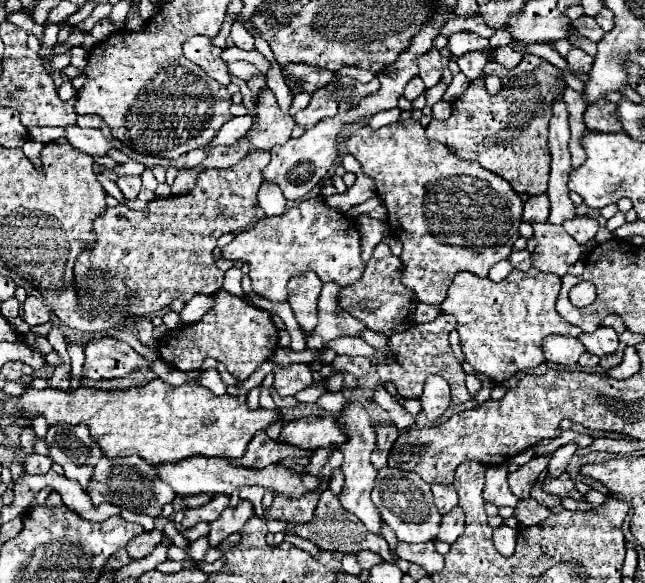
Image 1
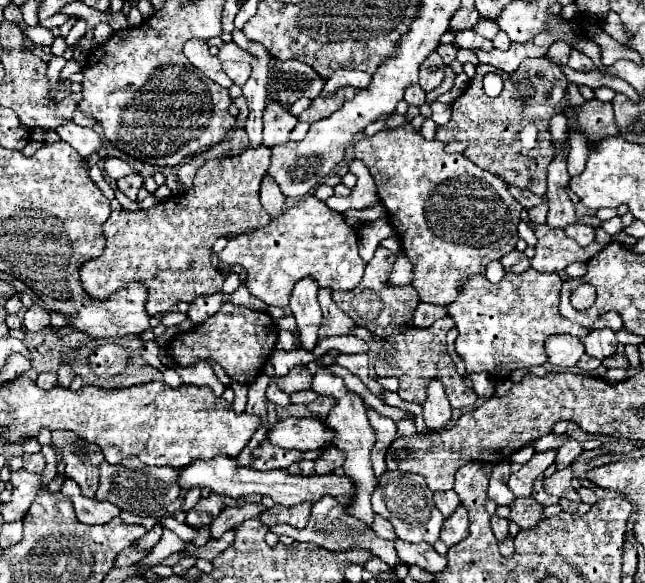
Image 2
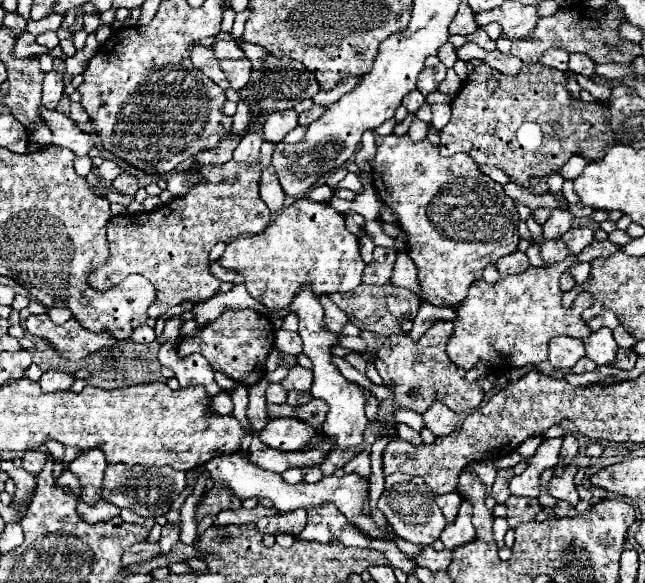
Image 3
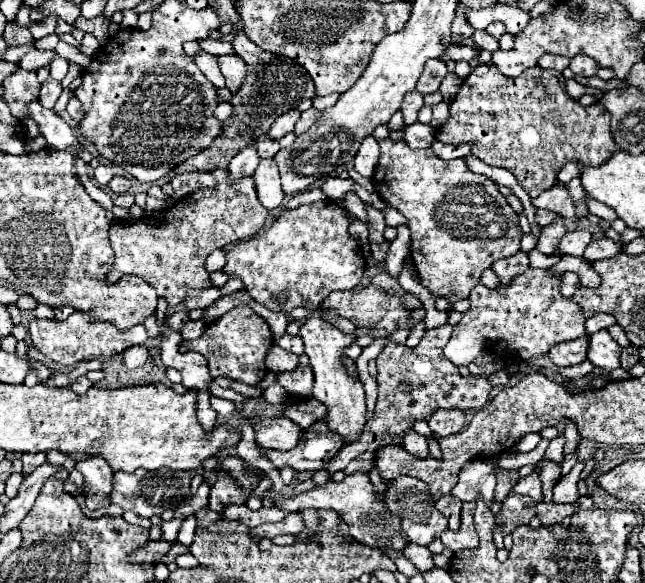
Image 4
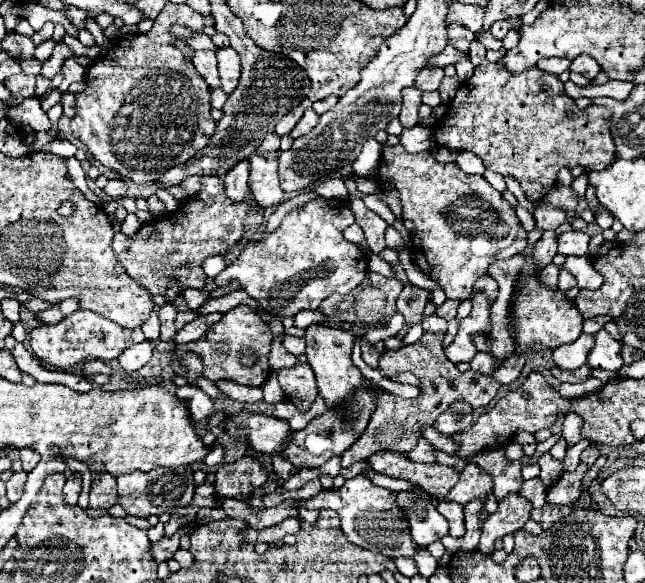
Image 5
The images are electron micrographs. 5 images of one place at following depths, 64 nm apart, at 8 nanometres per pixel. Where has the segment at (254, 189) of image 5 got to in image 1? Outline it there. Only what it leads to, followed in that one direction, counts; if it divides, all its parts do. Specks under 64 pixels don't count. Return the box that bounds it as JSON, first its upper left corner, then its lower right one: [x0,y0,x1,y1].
[258,182,286,216]

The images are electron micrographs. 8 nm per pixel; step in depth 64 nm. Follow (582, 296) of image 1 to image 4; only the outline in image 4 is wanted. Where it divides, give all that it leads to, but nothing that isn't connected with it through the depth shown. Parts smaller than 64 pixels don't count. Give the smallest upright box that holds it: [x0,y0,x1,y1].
[444,256,601,366]

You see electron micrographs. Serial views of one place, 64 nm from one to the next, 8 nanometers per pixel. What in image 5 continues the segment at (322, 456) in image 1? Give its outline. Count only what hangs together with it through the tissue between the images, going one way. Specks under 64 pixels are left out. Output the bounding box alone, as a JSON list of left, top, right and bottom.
[342,332,502,468]

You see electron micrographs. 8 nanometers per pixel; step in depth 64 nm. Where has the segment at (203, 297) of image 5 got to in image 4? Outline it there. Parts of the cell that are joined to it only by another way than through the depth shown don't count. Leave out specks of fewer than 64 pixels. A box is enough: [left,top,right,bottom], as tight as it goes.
[184,288,220,310]

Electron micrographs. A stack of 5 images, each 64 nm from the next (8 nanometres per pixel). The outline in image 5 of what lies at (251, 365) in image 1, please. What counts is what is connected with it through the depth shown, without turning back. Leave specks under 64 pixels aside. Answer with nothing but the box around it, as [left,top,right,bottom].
[176,306,272,386]

